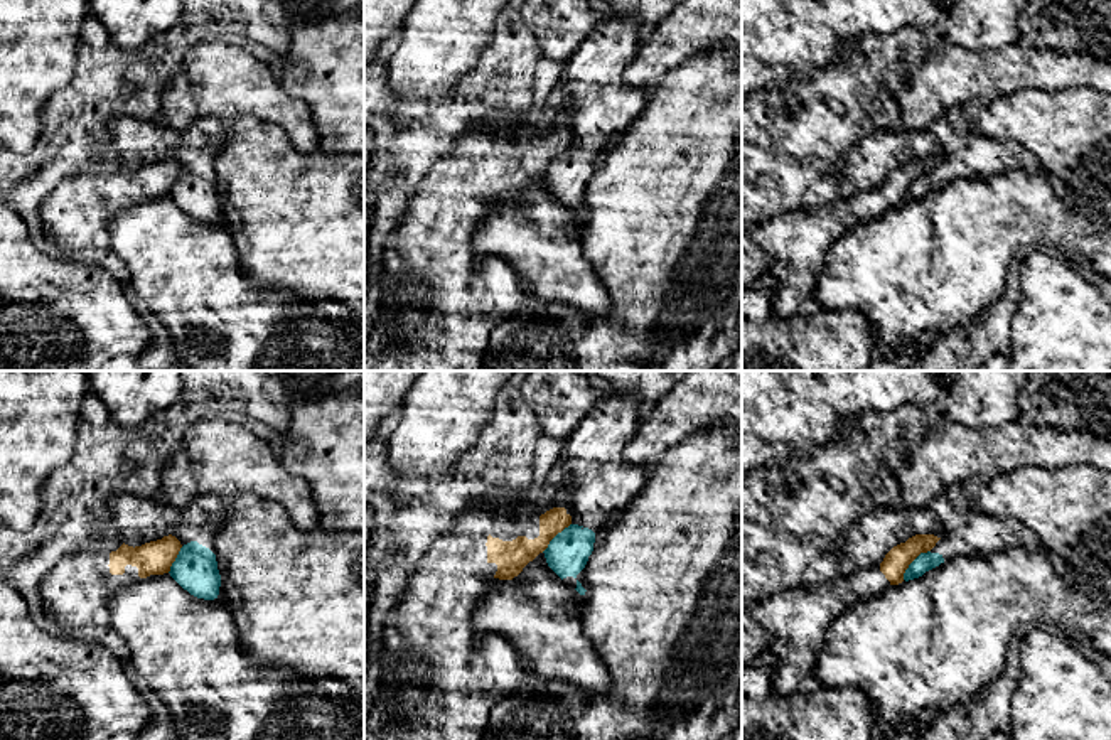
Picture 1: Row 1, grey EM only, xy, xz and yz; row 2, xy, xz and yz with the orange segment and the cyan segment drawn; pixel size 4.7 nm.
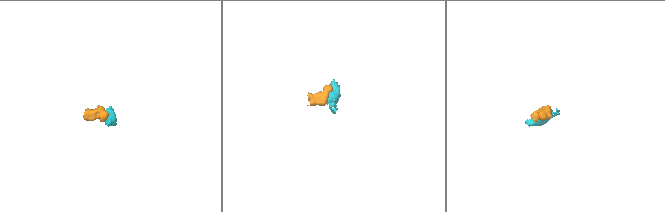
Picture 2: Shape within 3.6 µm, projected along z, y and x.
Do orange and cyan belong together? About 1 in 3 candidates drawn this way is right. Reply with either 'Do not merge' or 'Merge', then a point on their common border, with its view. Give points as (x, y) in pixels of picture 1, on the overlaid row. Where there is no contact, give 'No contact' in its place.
Do not merge. Touches orange at yz (912, 560)

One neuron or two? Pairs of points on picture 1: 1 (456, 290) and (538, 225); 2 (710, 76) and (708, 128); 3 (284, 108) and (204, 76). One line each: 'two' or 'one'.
1: two
2: one
3: one

